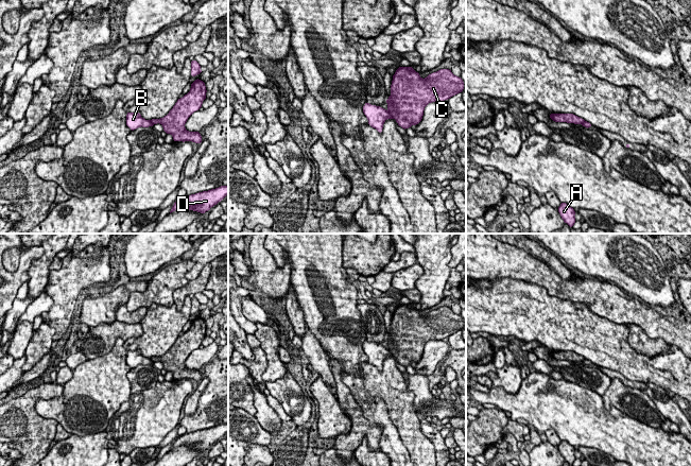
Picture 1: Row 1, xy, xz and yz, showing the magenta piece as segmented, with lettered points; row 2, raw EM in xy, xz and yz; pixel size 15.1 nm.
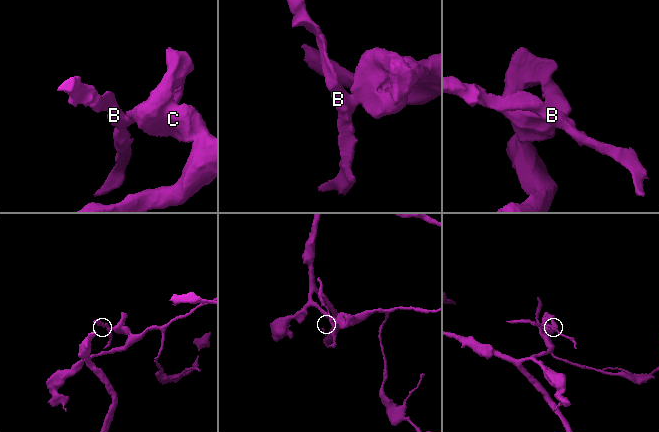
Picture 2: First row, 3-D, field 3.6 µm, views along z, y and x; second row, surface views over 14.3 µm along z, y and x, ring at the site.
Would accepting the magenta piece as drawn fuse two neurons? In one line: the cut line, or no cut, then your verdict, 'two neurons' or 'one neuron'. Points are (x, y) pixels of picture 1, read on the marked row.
cut xz (387, 111), (393, 117); two neurons

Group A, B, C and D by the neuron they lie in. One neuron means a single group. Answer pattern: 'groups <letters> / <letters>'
groups A C D / B

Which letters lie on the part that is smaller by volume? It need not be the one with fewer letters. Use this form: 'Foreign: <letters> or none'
Foreign: B

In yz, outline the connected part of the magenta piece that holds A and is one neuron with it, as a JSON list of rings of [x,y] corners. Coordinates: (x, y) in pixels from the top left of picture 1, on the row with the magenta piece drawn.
[[[562,203],[560,206],[558,207],[558,212],[564,220],[565,223],[569,225],[569,227],[572,227],[575,223],[575,211],[572,207],[570,207],[566,203]]]

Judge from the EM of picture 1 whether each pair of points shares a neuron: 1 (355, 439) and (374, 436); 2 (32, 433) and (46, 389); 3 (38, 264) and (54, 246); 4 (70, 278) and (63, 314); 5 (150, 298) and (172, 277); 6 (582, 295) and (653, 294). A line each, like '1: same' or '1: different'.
1: same
2: same
3: same
4: same
5: same
6: different

